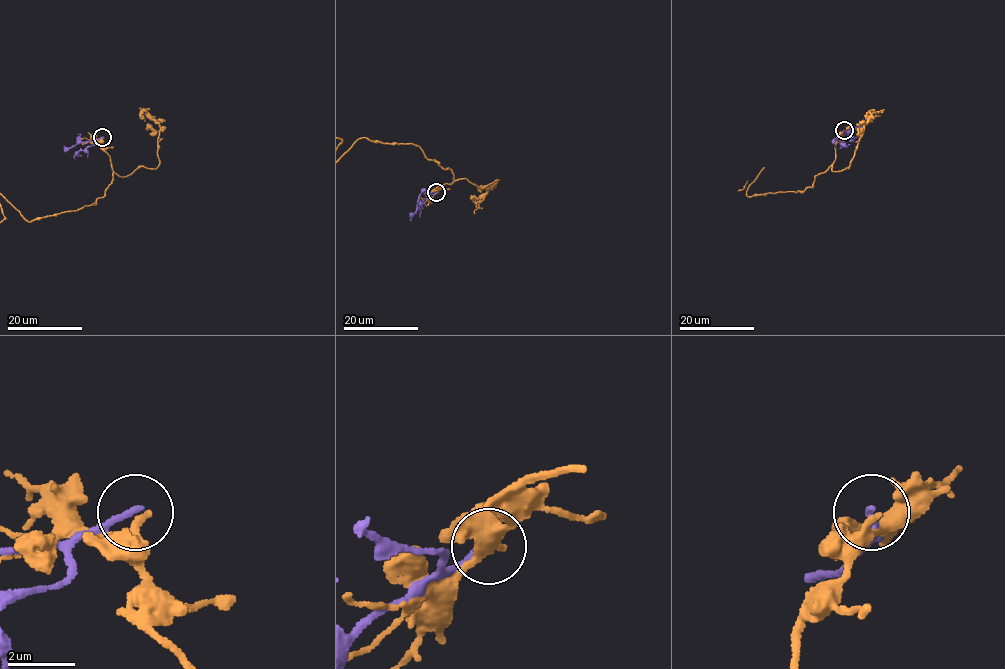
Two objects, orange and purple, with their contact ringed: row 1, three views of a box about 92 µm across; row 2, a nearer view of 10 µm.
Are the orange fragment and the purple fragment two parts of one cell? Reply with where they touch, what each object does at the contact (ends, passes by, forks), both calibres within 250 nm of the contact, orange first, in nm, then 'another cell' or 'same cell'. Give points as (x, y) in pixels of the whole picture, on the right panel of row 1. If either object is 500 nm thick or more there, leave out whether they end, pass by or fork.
place (844, 130); orange passes by; purple ends; calibres 280 and 190 nm; another cell

